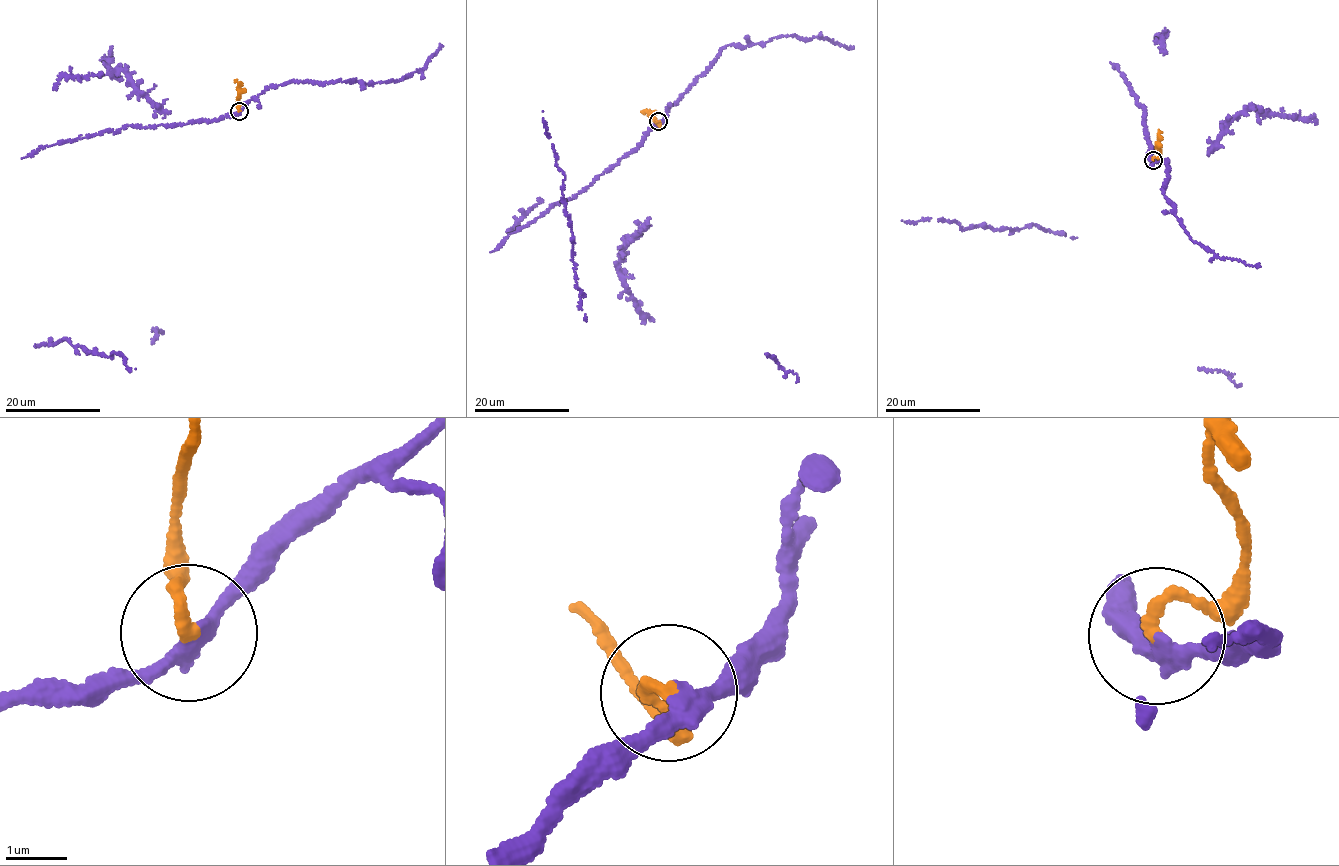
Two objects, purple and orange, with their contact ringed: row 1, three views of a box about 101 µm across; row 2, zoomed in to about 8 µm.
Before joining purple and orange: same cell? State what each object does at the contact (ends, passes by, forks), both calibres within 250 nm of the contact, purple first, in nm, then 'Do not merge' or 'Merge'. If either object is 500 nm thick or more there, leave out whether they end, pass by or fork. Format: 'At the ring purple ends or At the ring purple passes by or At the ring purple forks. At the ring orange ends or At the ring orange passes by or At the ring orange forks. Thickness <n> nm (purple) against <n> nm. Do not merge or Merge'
At the ring purple passes by. At the ring orange ends. Thickness 280 nm (purple) against 200 nm. Do not merge

